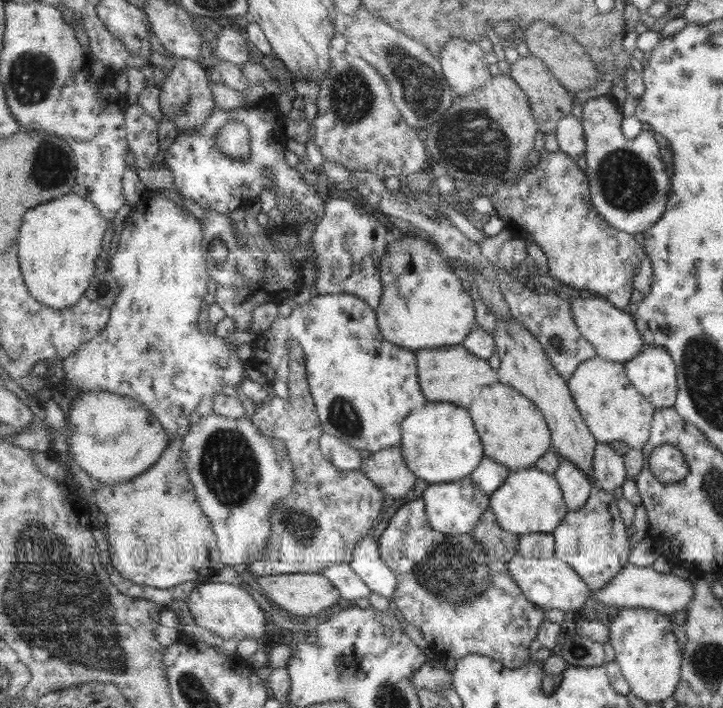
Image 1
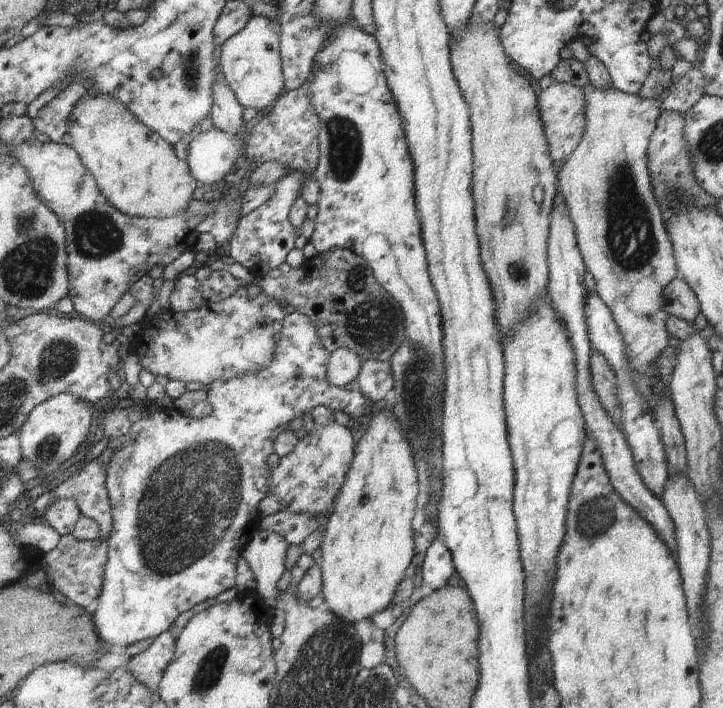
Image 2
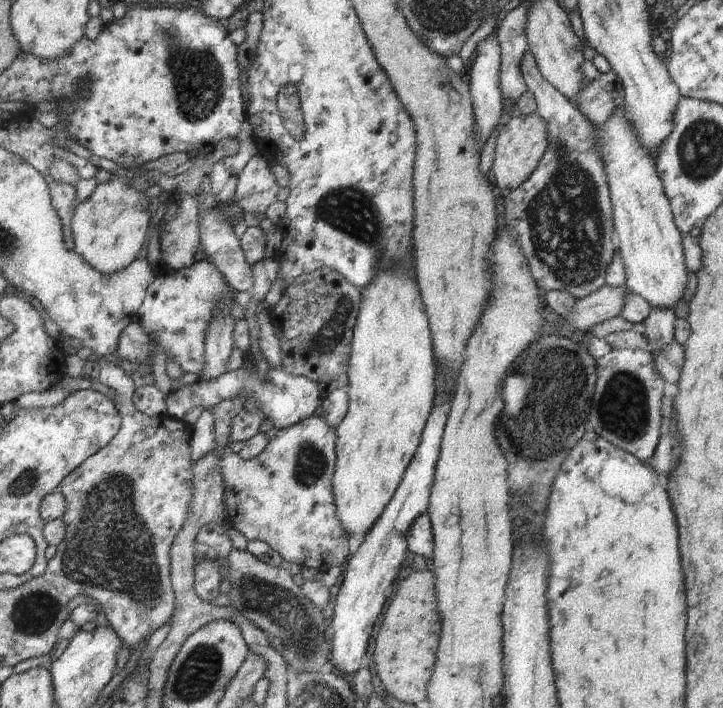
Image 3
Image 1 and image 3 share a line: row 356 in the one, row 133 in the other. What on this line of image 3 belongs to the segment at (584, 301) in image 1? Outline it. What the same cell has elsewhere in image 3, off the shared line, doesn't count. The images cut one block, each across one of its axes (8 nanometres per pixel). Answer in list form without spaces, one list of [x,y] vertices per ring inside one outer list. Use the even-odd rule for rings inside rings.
[[[623,109],[618,110],[599,129],[604,136],[601,156],[611,188],[614,224],[620,238],[620,254],[628,272],[627,286],[629,290],[642,296],[651,307],[673,309],[675,302],[683,294],[687,272],[684,256],[681,254],[681,234],[673,220],[663,182]]]

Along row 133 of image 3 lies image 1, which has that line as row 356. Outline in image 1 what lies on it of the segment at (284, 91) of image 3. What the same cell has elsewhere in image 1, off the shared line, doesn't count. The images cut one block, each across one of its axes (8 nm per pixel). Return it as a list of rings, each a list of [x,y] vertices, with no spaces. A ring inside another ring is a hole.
[[[295,339],[289,340],[290,374],[287,399],[275,396],[258,409],[251,411],[251,420],[260,428],[263,435],[272,440],[279,437],[285,442],[295,466],[296,486],[294,492],[285,496],[272,515],[273,534],[263,554],[263,560],[248,565],[257,576],[292,575],[292,574],[323,574],[333,564],[349,563],[353,560],[358,540],[365,538],[369,530],[375,526],[375,520],[383,510],[383,492],[362,472],[362,470],[340,470],[324,456],[320,448],[320,439],[324,434],[316,401],[312,394],[306,368],[304,348]]]

